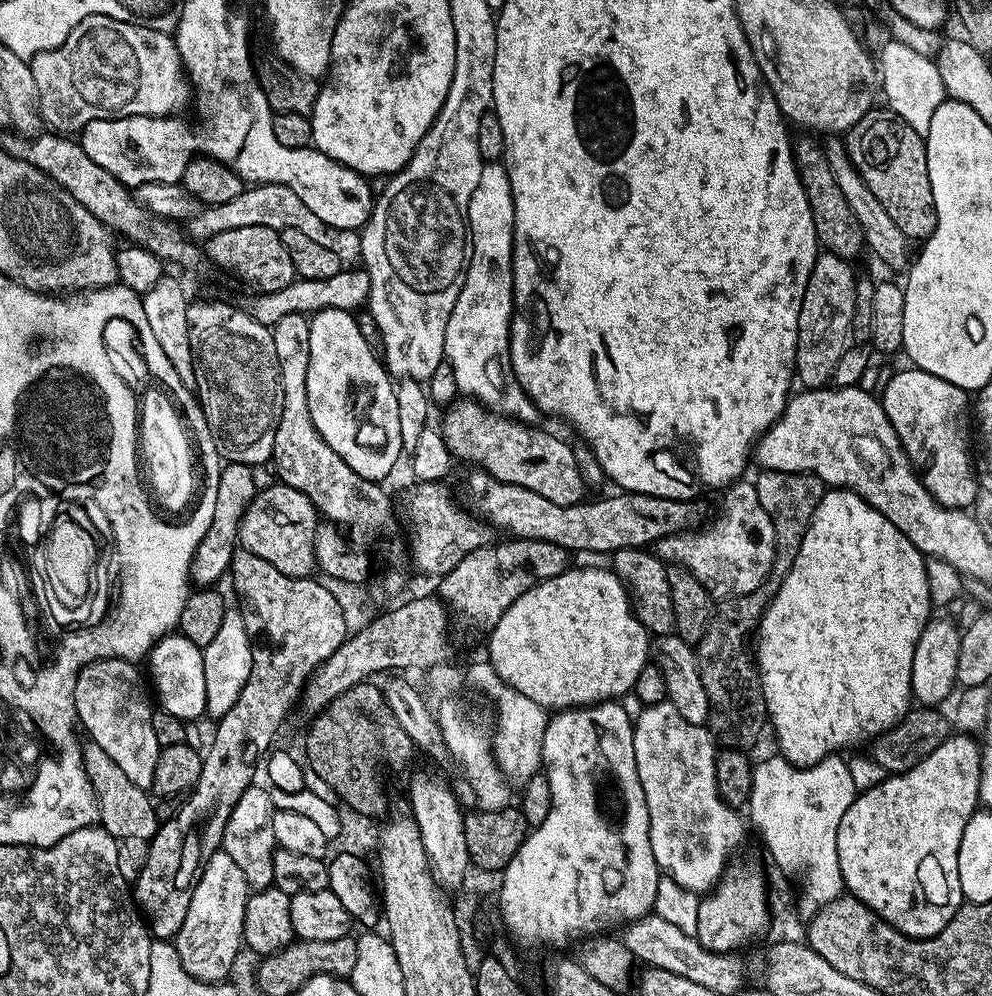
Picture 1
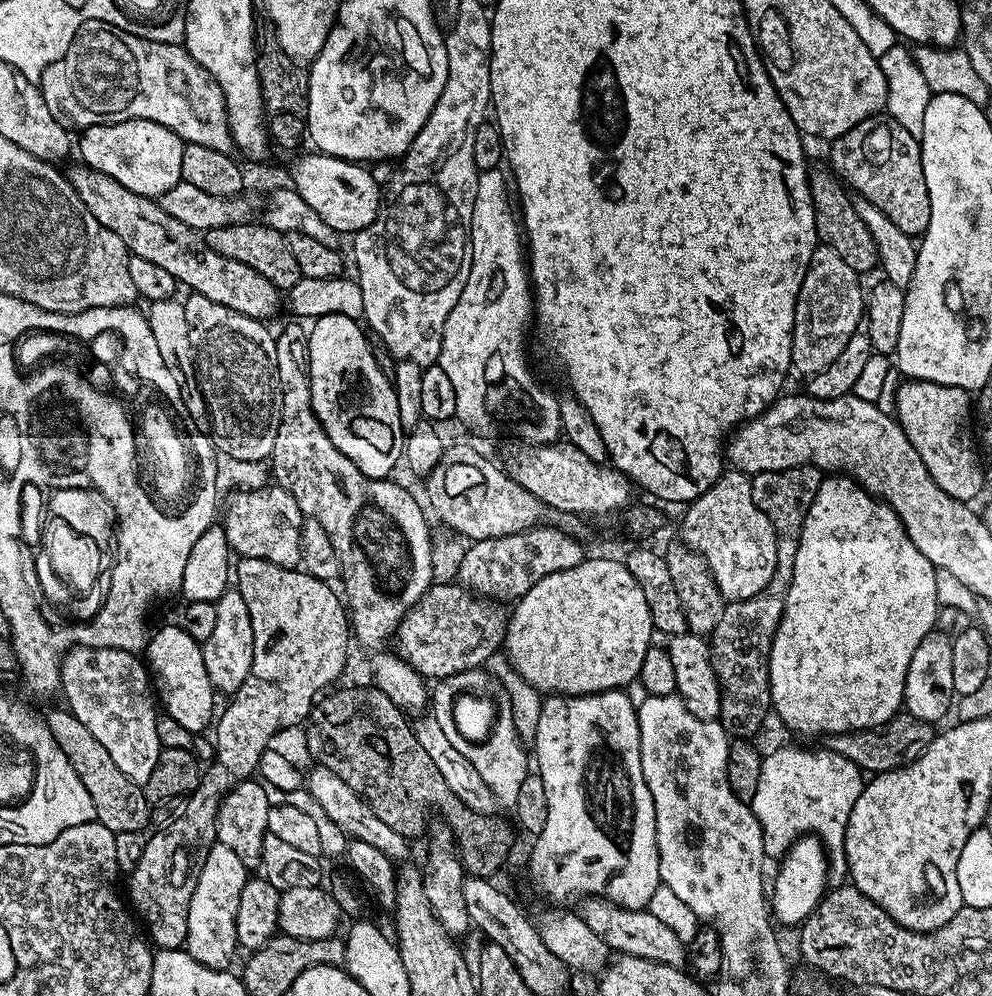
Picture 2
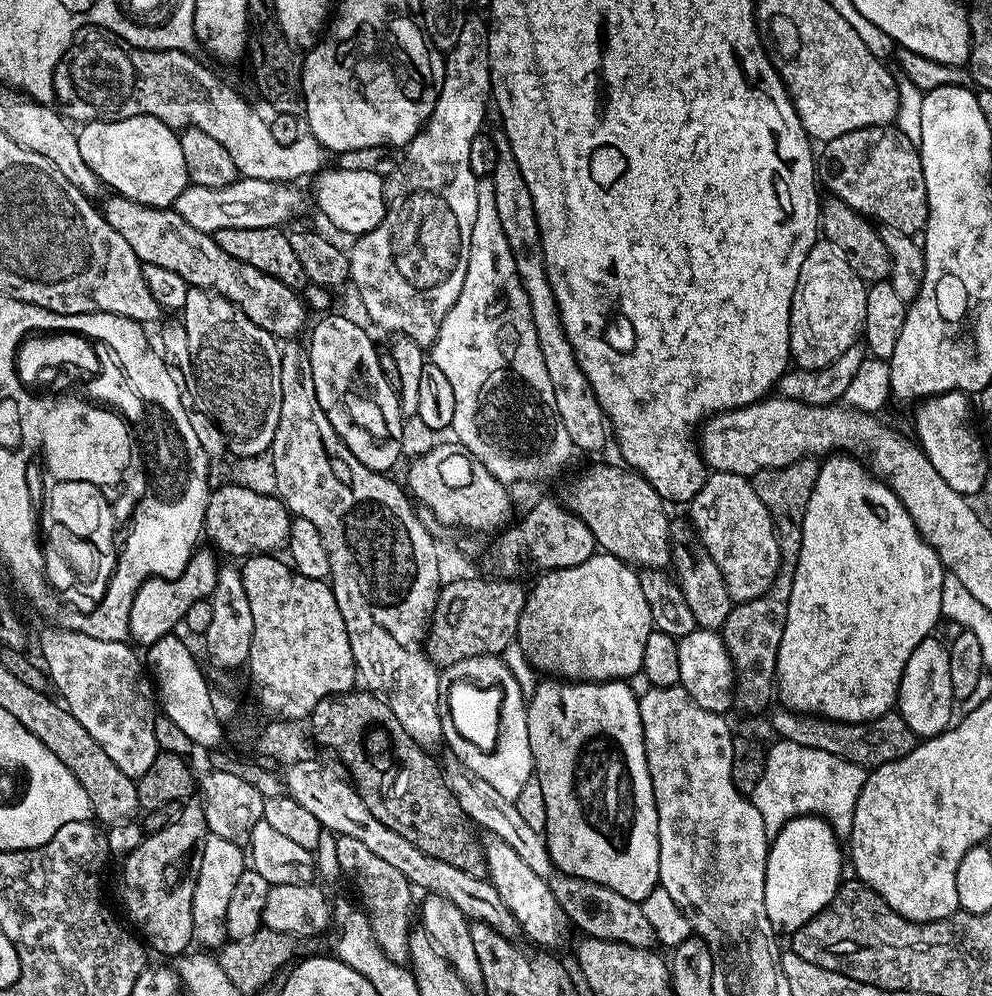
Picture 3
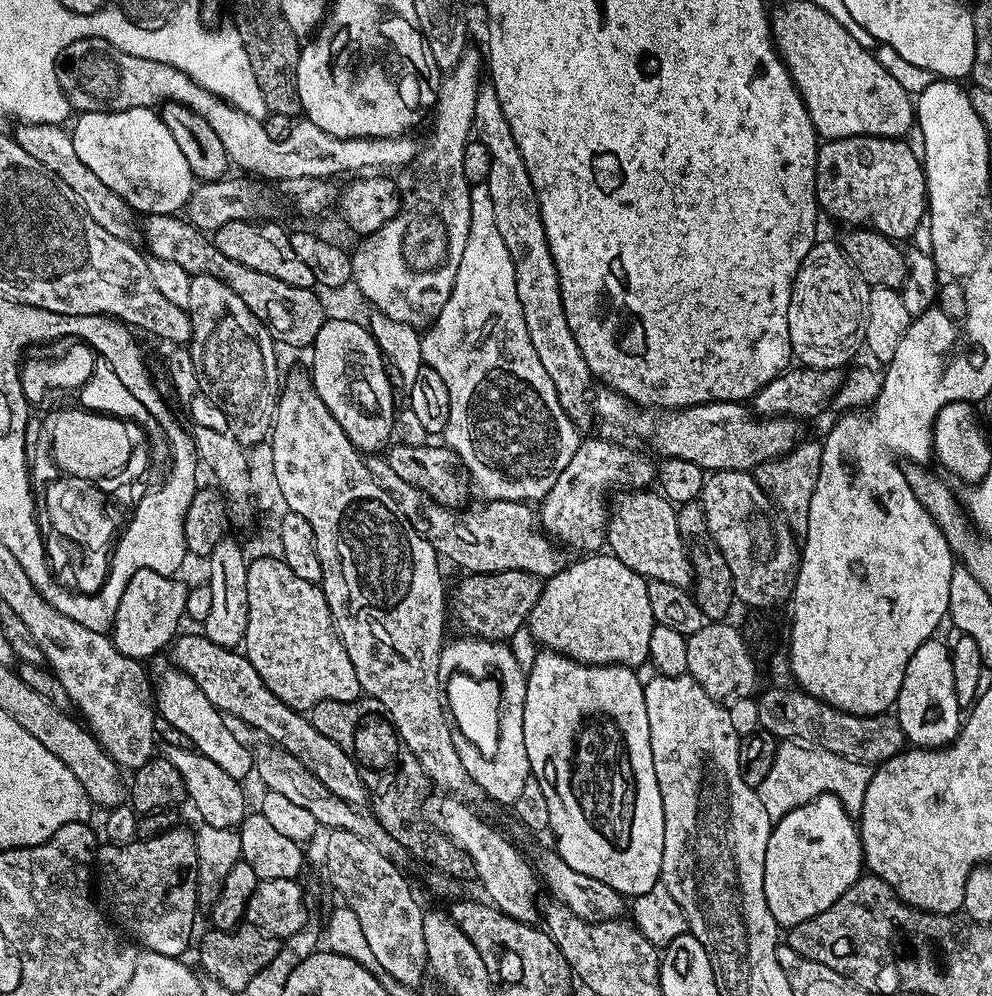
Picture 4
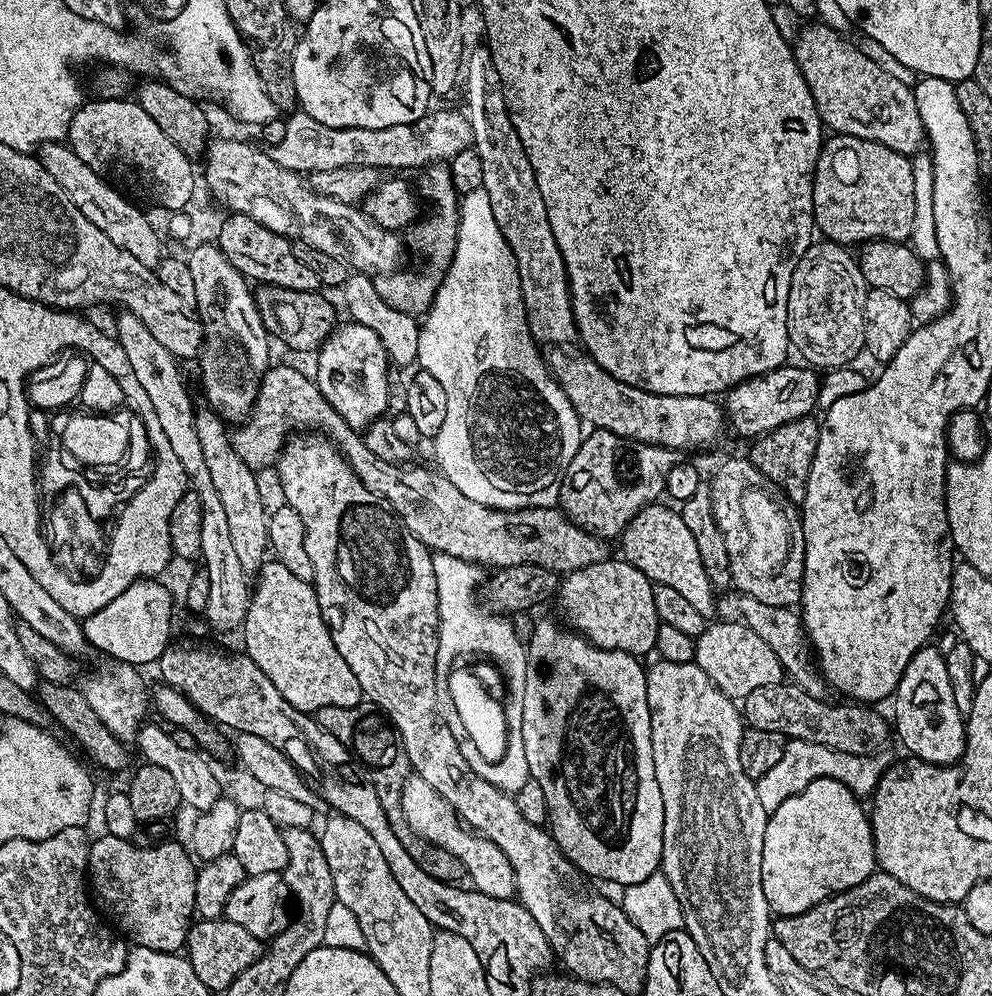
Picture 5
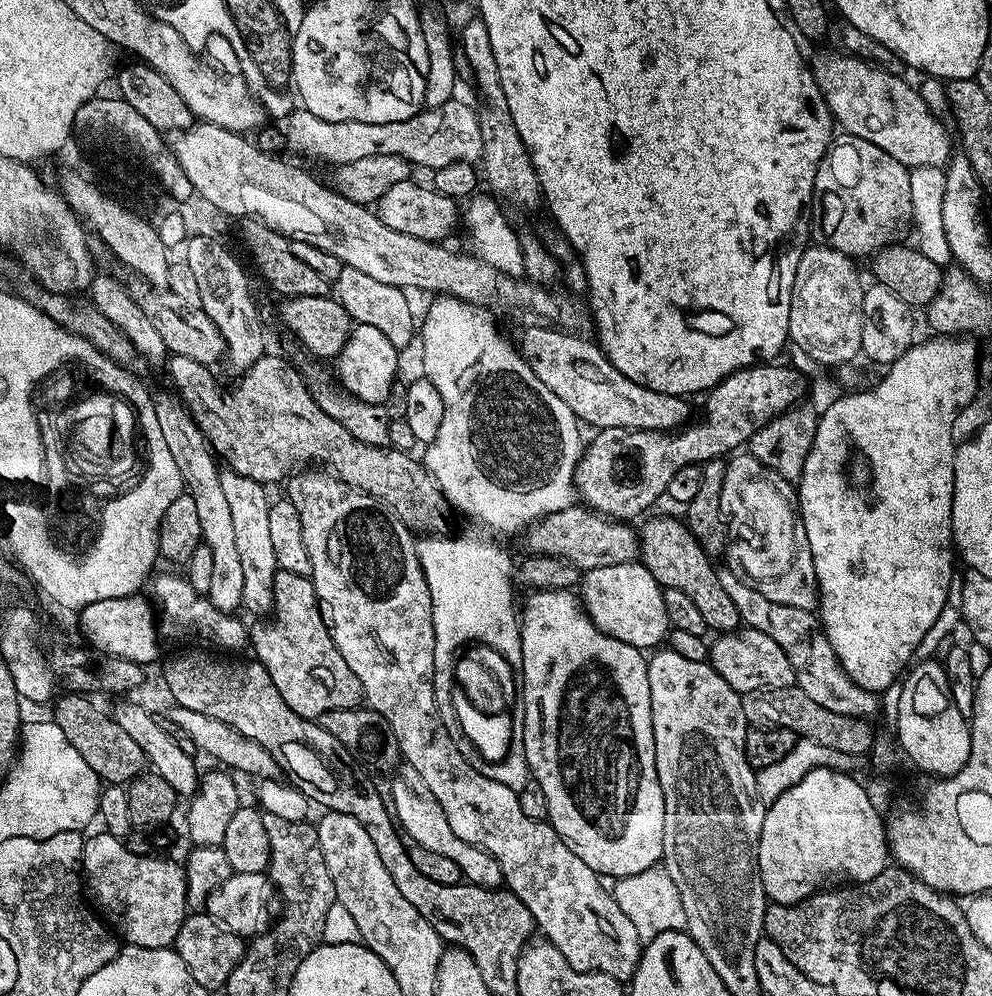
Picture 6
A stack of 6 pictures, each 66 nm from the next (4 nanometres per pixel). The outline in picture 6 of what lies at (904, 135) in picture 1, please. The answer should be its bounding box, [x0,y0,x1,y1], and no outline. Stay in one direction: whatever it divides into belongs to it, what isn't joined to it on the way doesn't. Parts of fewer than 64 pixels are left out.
[814,134,913,258]

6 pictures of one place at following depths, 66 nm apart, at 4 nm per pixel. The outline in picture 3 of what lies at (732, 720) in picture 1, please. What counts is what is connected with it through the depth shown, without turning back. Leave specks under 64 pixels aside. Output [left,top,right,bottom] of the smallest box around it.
[722,458,820,712]

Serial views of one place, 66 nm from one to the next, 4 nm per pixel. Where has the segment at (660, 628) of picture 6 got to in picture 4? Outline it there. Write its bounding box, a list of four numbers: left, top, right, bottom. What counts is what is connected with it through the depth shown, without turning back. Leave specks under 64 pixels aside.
[526,554,656,670]

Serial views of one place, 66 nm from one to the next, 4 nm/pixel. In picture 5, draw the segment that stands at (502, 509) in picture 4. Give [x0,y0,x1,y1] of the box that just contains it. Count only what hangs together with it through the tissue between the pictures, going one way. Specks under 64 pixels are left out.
[231,363,608,574]

